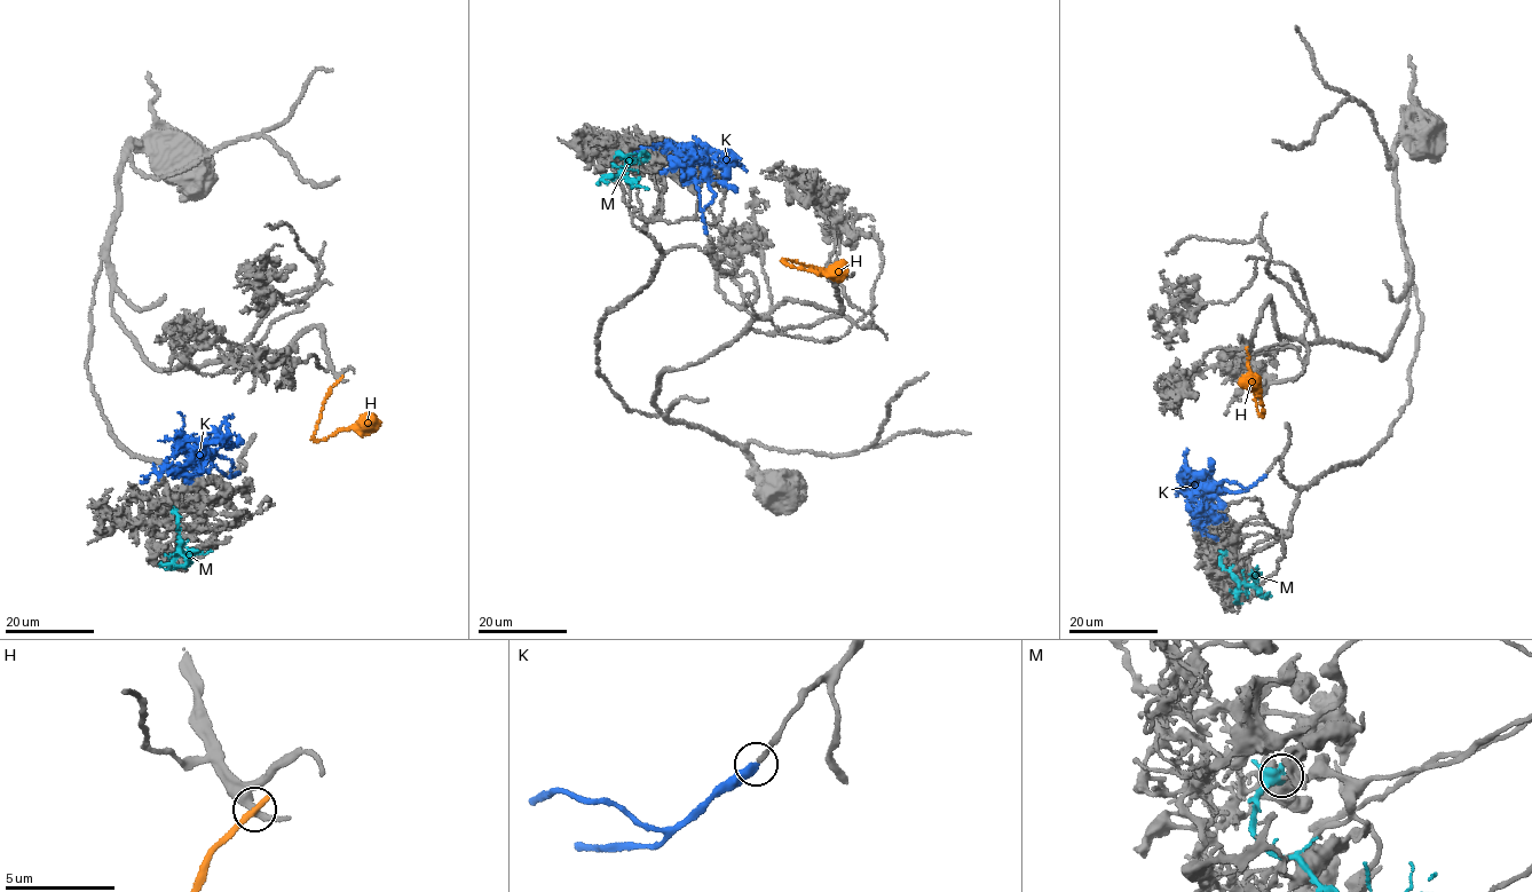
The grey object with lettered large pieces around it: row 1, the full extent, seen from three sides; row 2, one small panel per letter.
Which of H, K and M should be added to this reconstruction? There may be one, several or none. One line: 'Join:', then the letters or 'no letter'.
Join: K

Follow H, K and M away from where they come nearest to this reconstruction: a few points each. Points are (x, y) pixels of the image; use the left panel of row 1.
H: (340, 379), (323, 404), (314, 439), (322, 440), (342, 429), (374, 427), (380, 421)
K: (238, 472), (228, 476), (202, 458), (192, 468), (188, 465), (183, 471), (168, 467), (150, 473), (140, 483)
M: (174, 511), (180, 541), (178, 554), (212, 551)

